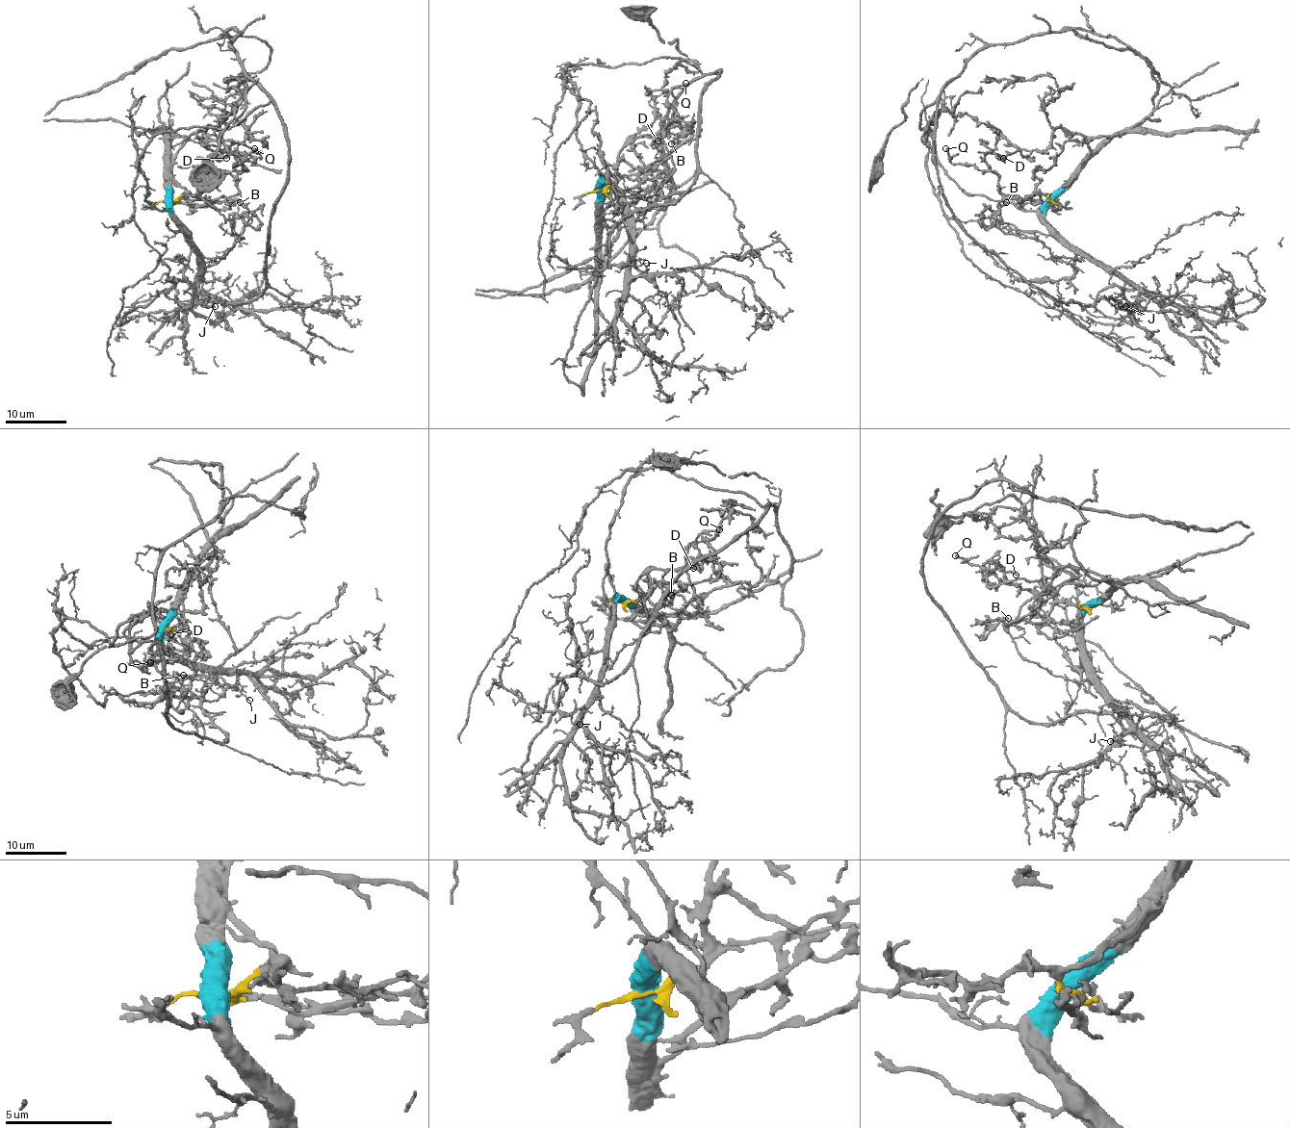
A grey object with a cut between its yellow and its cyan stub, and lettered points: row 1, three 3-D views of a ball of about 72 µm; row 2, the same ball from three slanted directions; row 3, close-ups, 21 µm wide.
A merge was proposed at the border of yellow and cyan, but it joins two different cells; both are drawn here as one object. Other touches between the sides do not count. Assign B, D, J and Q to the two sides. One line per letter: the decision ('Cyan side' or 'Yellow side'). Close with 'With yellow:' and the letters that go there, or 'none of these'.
B: Yellow side
D: Yellow side
J: Cyan side
Q: Yellow side
With yellow: B, D, Q

